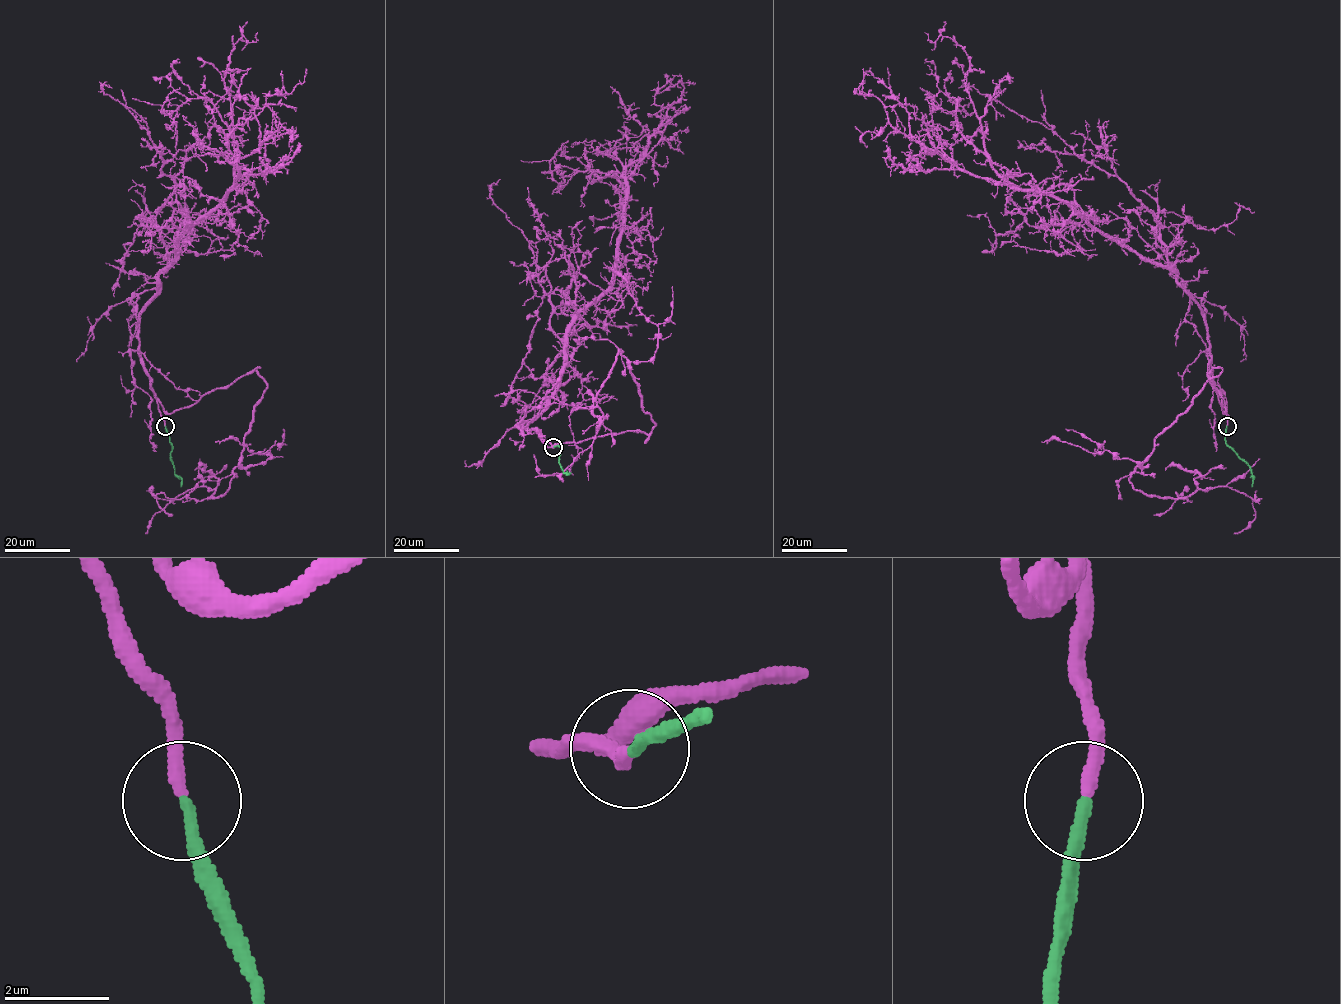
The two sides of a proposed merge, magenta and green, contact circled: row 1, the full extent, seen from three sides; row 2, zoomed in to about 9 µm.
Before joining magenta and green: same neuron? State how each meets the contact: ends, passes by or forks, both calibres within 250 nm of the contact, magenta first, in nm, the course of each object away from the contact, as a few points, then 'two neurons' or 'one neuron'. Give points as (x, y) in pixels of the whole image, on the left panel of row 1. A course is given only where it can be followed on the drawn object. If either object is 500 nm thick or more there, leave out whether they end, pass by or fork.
magenta ends; green ends; calibres 260 and 240 nm; course magenta (165, 425), (141, 309), (237, 160), (277, 129), (267, 96), (306, 68); course green (165, 425), (171, 444), (171, 461), (181, 480), (181, 486); one neuron

